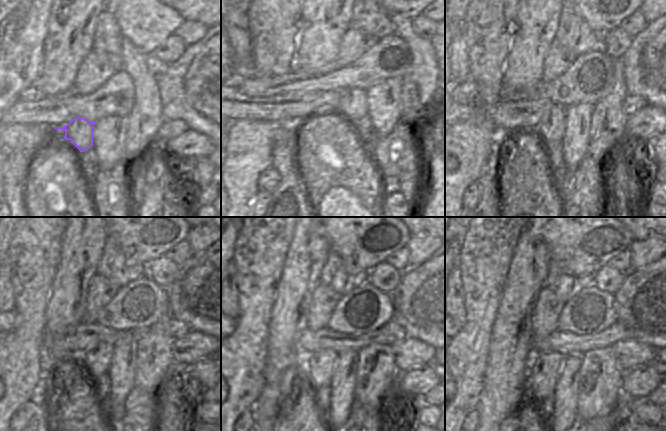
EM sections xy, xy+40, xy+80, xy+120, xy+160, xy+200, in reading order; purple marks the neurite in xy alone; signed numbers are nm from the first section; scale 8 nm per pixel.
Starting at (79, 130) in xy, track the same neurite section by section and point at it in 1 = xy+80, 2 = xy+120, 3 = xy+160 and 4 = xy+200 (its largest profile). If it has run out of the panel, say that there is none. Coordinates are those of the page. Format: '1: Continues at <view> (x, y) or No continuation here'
1: Continues at xy+80 (551, 128)
2: Continues at xy+120 (92, 364)
3: Continues at xy+160 (319, 366)
4: Continues at xy+200 (545, 369).

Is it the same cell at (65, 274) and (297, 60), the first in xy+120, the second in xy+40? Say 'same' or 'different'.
same

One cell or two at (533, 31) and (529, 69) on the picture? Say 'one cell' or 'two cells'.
one cell

